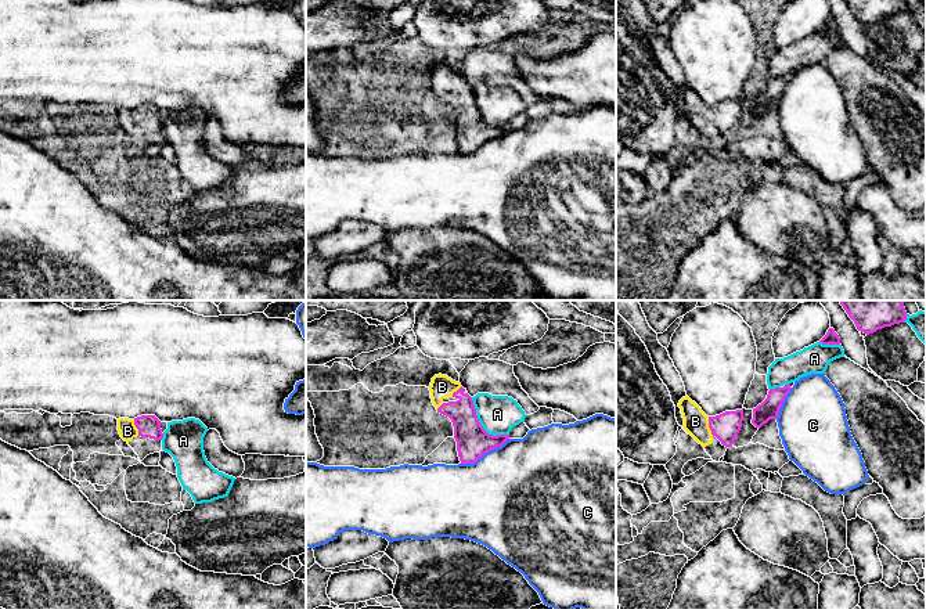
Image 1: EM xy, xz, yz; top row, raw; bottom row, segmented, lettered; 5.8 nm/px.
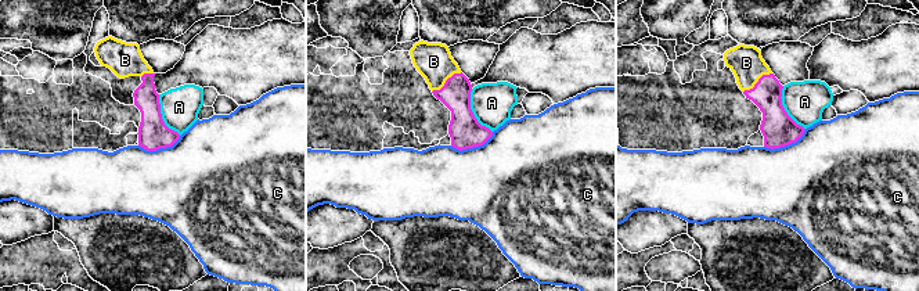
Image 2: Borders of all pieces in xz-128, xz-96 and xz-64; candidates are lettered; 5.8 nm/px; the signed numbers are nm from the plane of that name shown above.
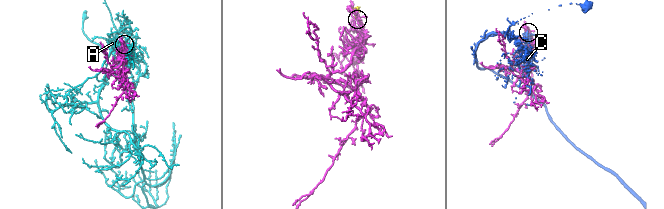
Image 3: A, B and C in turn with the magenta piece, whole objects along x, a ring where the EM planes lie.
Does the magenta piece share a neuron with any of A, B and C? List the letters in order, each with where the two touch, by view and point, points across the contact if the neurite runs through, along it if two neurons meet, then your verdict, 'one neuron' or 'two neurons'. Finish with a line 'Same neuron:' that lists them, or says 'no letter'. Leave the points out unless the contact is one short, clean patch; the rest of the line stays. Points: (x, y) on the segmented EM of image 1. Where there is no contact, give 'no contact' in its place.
A: meets magenta in xz at (480, 425); two neurons
B: meets magenta in yz at (709, 426); runs through yz (725, 426), (709, 426), (701, 426), (695, 421); one neuron
C: meets magenta in xz at (485, 453); two neurons
Same neuron: B

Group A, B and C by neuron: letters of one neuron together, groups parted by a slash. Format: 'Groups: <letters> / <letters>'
Groups: A / B / C

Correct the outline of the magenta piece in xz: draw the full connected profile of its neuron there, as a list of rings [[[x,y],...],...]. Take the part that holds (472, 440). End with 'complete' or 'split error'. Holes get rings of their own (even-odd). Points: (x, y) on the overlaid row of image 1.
[[[439,374],[432,378],[429,390],[437,412],[453,422],[461,464],[473,464],[487,451],[509,440],[509,435],[493,436],[483,429],[473,400],[464,392],[460,382]]]; split error

